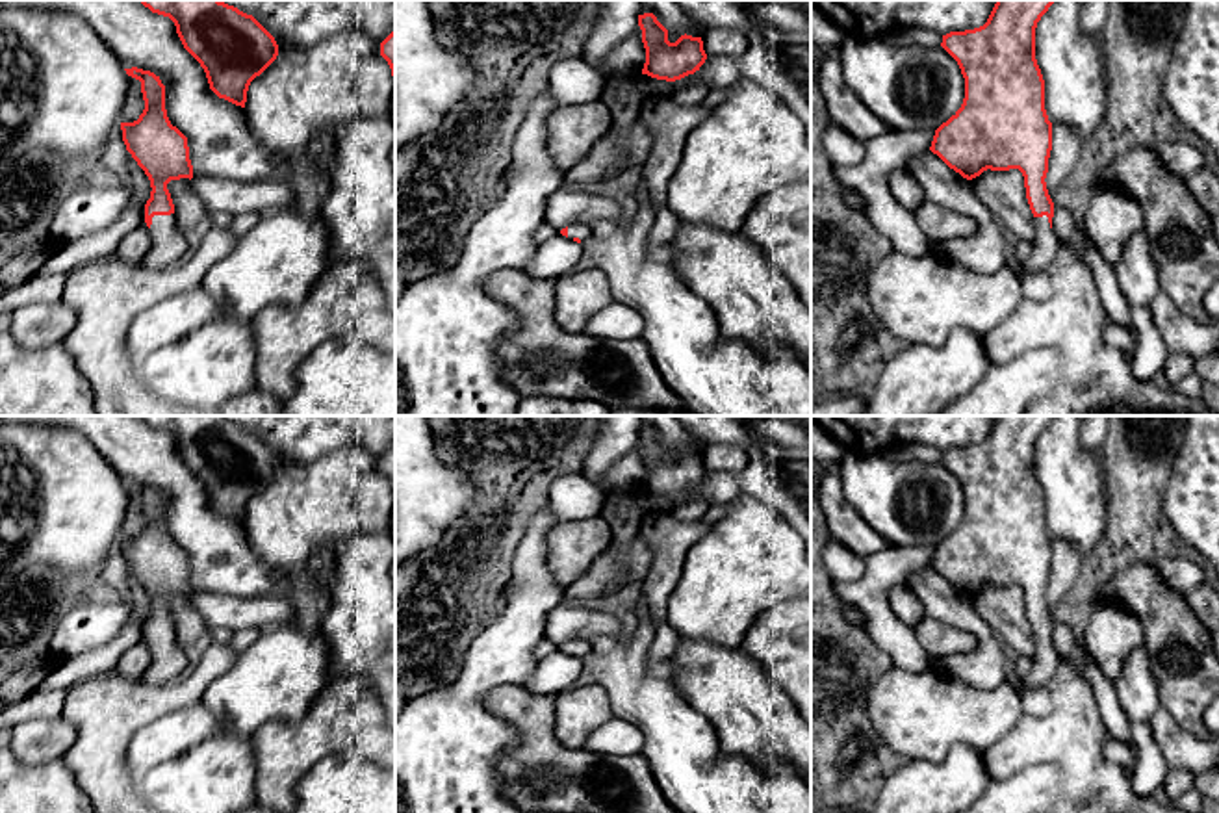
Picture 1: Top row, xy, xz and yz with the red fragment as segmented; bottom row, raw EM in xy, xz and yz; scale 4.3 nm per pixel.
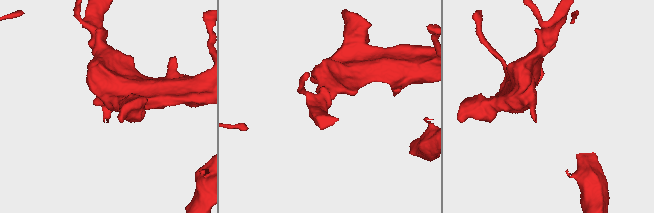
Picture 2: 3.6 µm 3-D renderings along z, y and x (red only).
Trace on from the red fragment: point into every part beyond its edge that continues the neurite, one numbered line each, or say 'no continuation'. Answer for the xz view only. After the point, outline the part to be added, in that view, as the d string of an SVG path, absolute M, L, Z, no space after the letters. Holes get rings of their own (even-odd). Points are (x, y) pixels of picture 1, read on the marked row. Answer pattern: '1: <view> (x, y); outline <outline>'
1: xz (581, 231); outline M575 223L568 226L568 238L579 238L581 241L586 241L592 236L592 228L586 223Z

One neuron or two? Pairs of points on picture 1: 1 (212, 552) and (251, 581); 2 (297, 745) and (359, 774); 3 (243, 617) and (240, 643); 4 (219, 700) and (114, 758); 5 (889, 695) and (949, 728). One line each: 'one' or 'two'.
1: one
2: two
3: two
4: two
5: one

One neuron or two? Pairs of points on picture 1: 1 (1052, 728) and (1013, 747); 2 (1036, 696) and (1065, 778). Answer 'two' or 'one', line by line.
1: one
2: two

